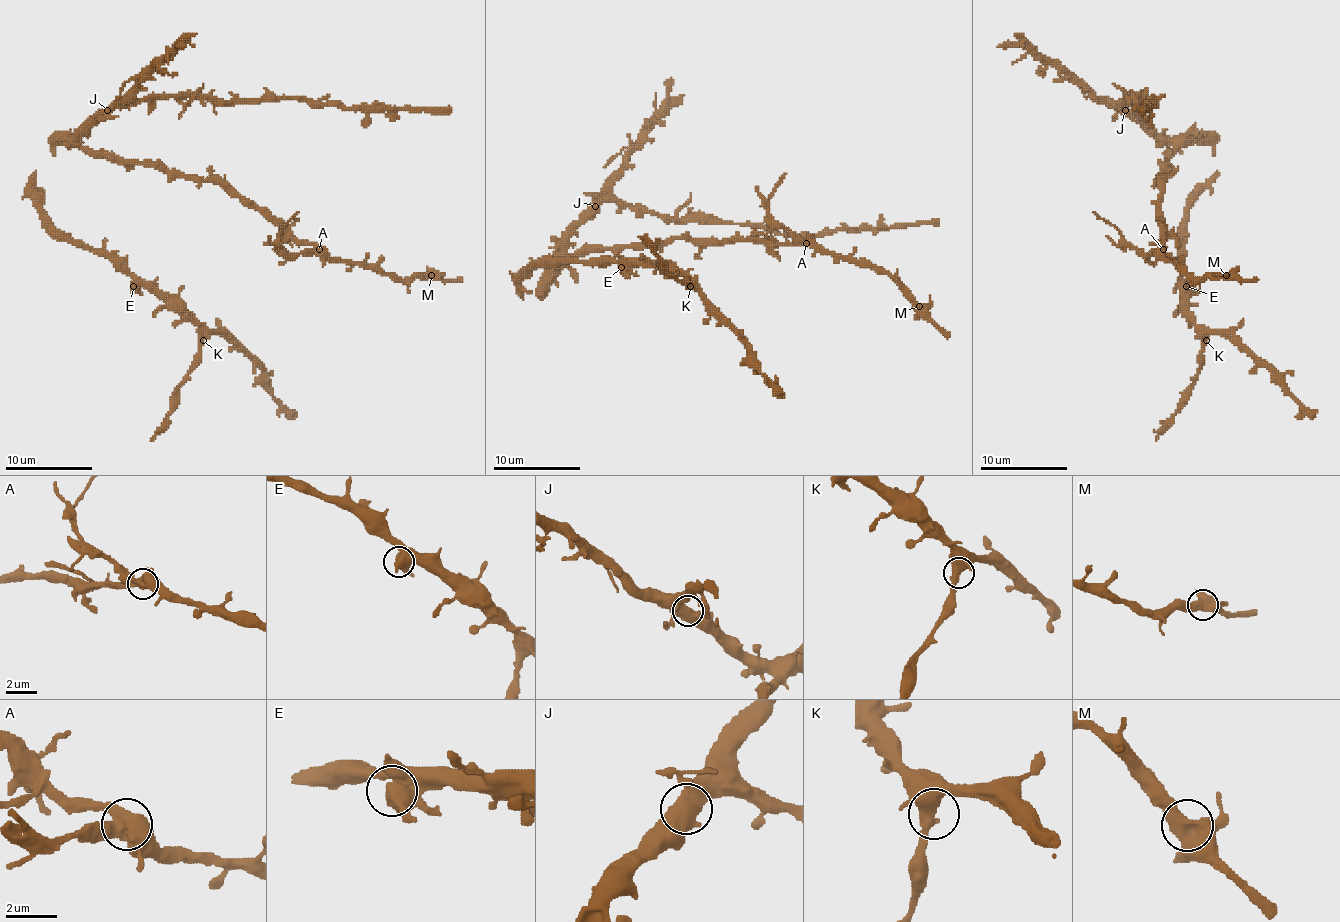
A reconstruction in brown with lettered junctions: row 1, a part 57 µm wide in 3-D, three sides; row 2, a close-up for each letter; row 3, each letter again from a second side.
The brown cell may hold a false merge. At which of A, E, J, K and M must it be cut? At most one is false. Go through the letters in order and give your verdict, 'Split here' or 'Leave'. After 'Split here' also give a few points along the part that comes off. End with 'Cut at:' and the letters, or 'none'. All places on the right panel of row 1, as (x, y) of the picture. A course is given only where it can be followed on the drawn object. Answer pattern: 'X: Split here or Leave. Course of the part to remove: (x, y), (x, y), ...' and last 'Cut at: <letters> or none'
A: Split here. Course of the part to remove: (1162, 249), (1143, 253), (1093, 212)
E: Leave
J: Leave
K: Leave
M: Leave
Cut at: A

